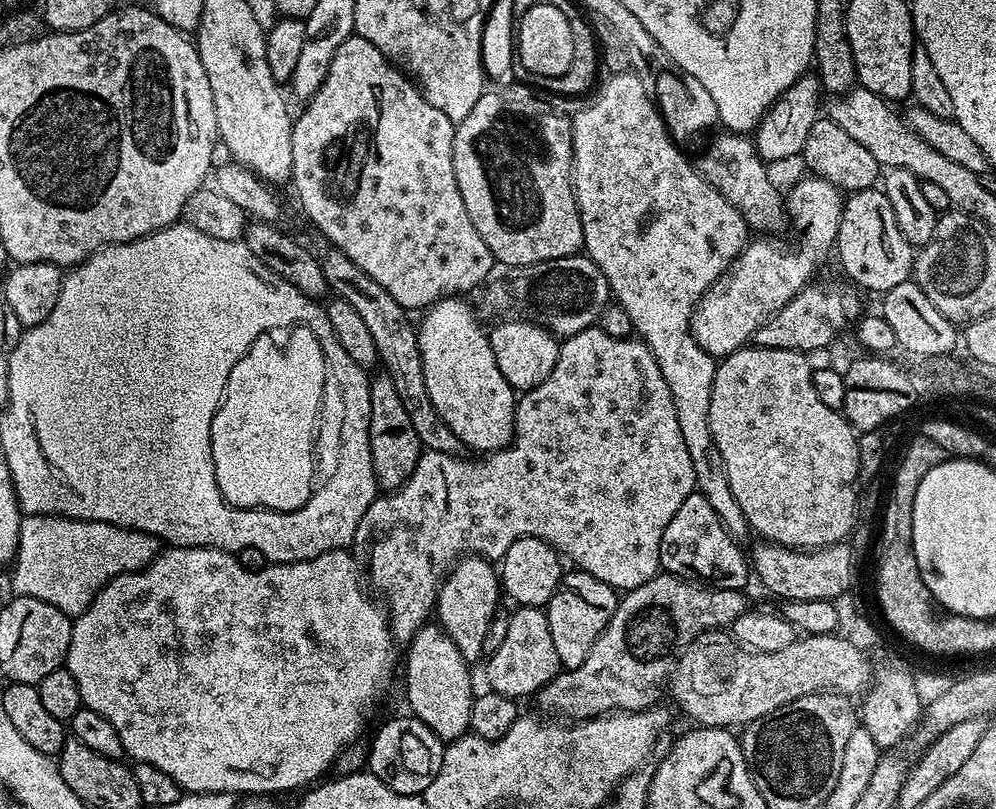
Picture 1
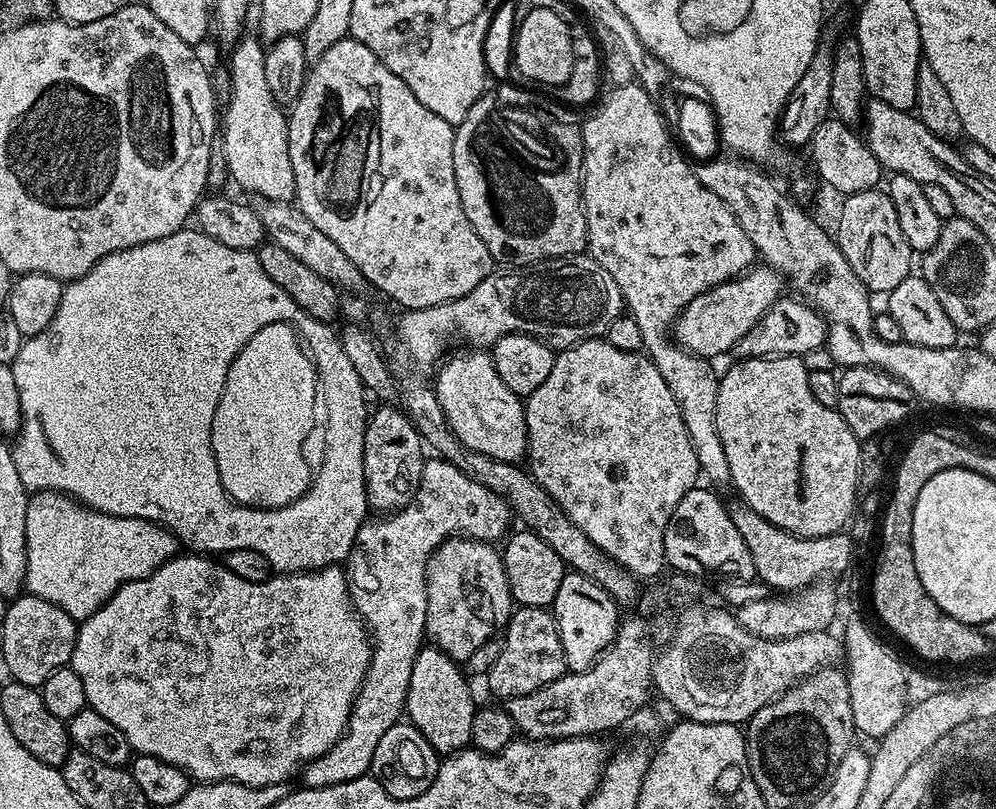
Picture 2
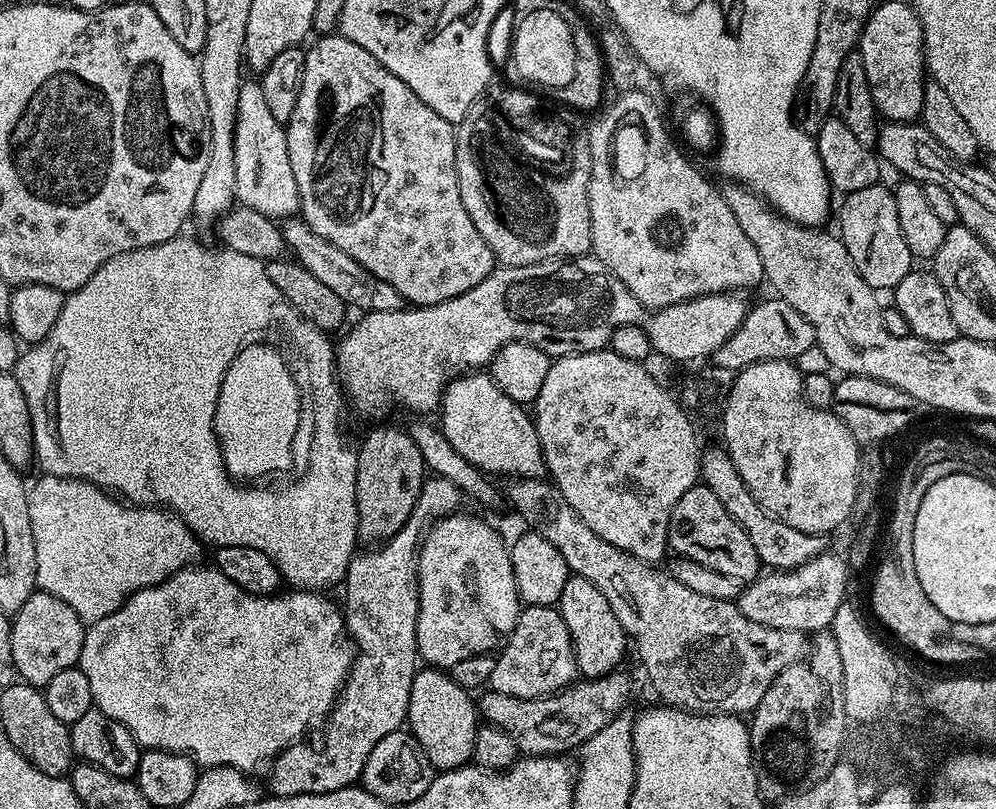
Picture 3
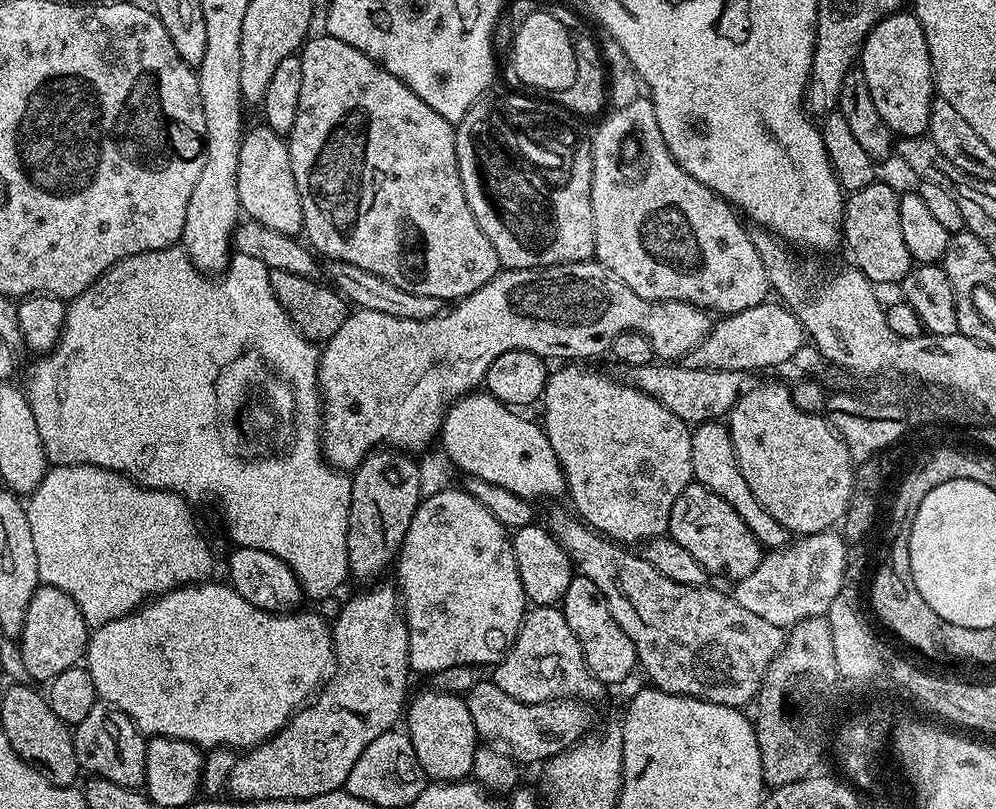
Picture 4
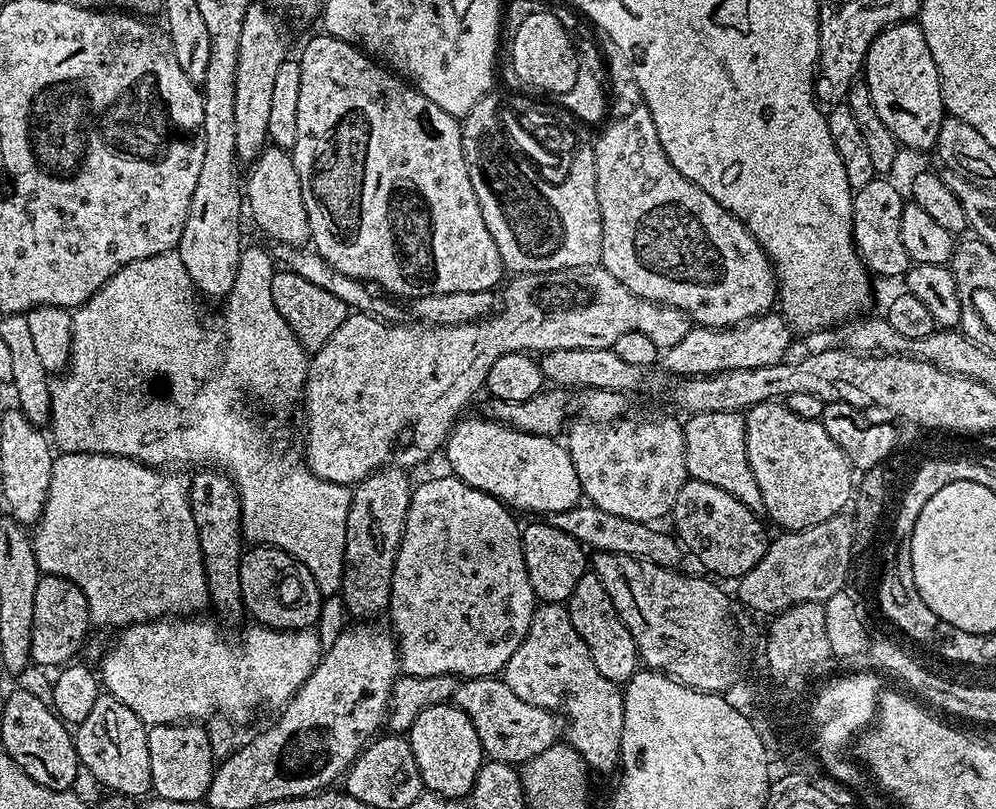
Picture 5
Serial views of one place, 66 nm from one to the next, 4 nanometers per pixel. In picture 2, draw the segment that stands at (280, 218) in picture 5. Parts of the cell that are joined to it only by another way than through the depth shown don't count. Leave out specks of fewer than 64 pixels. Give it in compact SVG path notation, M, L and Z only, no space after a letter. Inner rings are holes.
M241 39L228 60L228 105L222 108L222 155L227 175L231 179L233 176L246 193L291 201L296 194L296 183L294 166L290 166L288 118L274 94L270 94L264 65L266 48L256 40Z

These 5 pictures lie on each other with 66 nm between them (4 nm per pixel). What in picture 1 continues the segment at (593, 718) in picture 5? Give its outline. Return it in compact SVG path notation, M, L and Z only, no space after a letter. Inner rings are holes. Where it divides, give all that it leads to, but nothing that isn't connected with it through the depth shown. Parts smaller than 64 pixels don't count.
M517 607L515 611L516 613L508 616L508 629L502 646L498 646L498 650L494 650L494 654L487 657L487 687L503 696L531 697L544 685L549 684L556 673L561 671L560 659L558 650L554 650L554 638L550 638L547 611L544 608L522 607Z

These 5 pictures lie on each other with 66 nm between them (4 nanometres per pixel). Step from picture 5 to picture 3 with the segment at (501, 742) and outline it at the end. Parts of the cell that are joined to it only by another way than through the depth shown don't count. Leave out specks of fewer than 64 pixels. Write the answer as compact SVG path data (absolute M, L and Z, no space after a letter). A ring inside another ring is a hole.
M617 670L596 680L584 678L561 692L538 698L514 698L510 694L488 690L478 700L478 716L483 723L493 724L498 730L512 735L517 753L524 756L572 754L582 742L586 742L586 738L594 738L606 722L629 707L628 695L632 692L632 684L622 673Z

